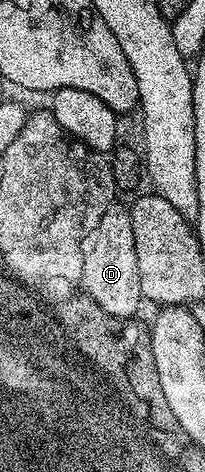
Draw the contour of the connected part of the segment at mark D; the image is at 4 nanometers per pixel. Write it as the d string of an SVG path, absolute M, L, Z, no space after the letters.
M116 204L110 213L103 218L101 226L97 233L94 233L93 239L90 240L91 253L87 255L86 262L86 282L88 289L95 297L99 298L99 304L104 309L110 309L117 313L122 319L134 318L134 313L138 311L139 305L144 304L141 295L141 275L137 275L137 247L133 247L133 219L131 218L130 208L122 204Z

